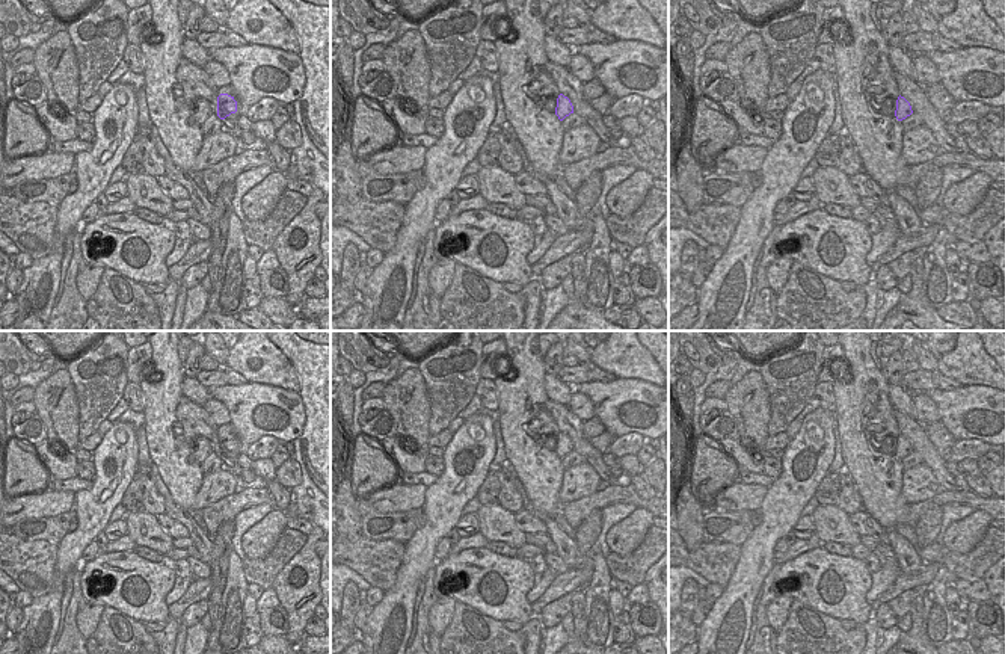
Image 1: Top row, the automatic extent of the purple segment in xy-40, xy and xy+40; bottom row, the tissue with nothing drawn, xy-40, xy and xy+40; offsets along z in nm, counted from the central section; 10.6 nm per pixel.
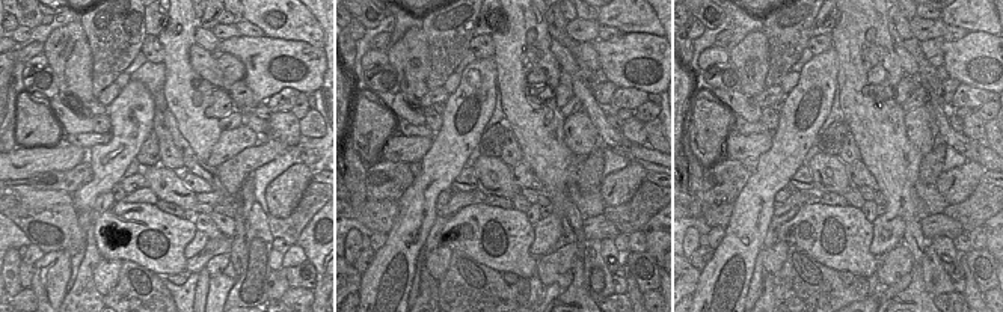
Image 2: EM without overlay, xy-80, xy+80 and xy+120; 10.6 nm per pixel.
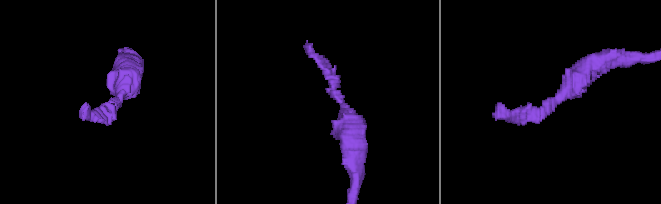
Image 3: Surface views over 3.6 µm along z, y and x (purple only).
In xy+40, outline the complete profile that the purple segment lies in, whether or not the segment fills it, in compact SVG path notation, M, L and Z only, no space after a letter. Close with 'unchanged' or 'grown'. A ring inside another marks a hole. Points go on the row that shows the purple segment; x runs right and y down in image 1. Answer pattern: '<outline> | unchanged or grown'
M904 97L886 98L884 101L878 101L875 106L886 116L895 116L898 121L905 119L913 113L910 103Z | grown

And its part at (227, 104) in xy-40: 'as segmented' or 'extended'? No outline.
extended

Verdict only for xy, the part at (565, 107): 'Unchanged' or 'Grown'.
Grown.

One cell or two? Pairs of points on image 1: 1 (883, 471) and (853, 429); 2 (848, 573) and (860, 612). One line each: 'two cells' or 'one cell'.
1: one cell
2: one cell

